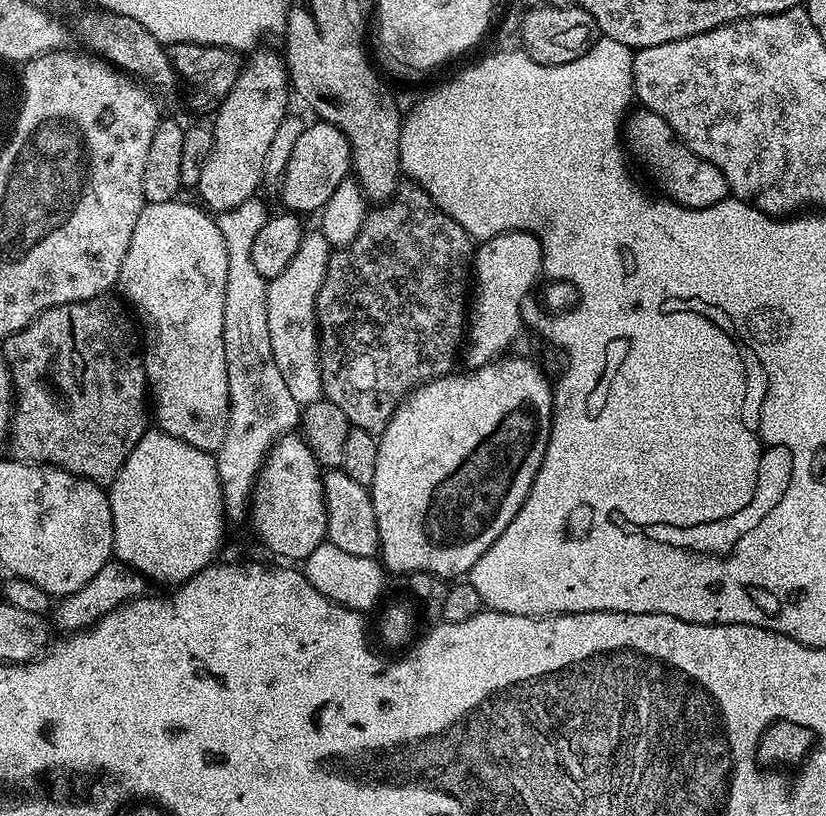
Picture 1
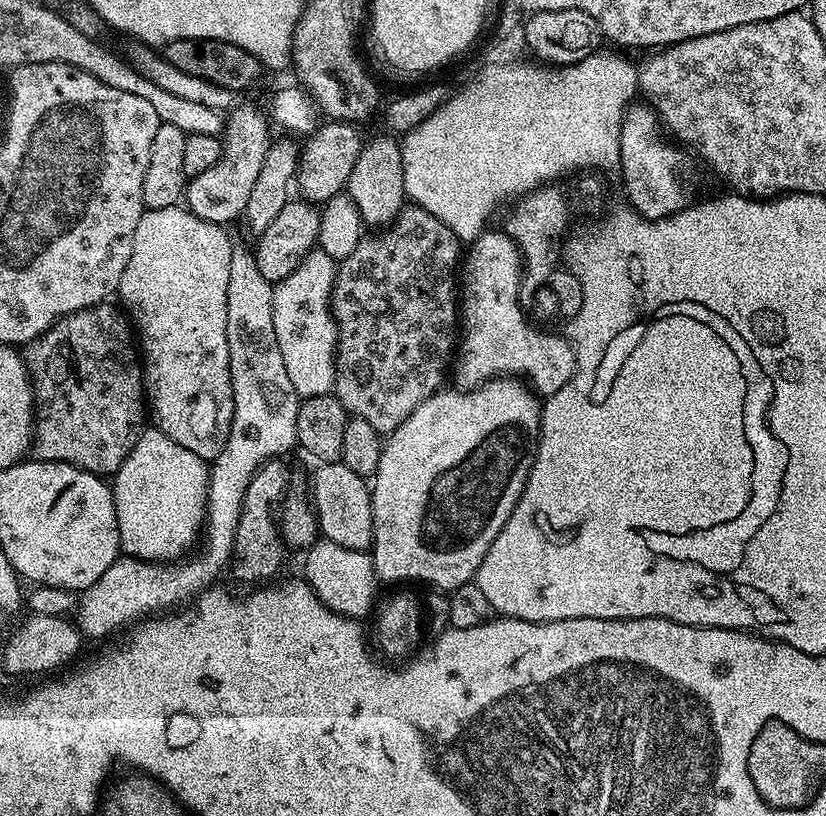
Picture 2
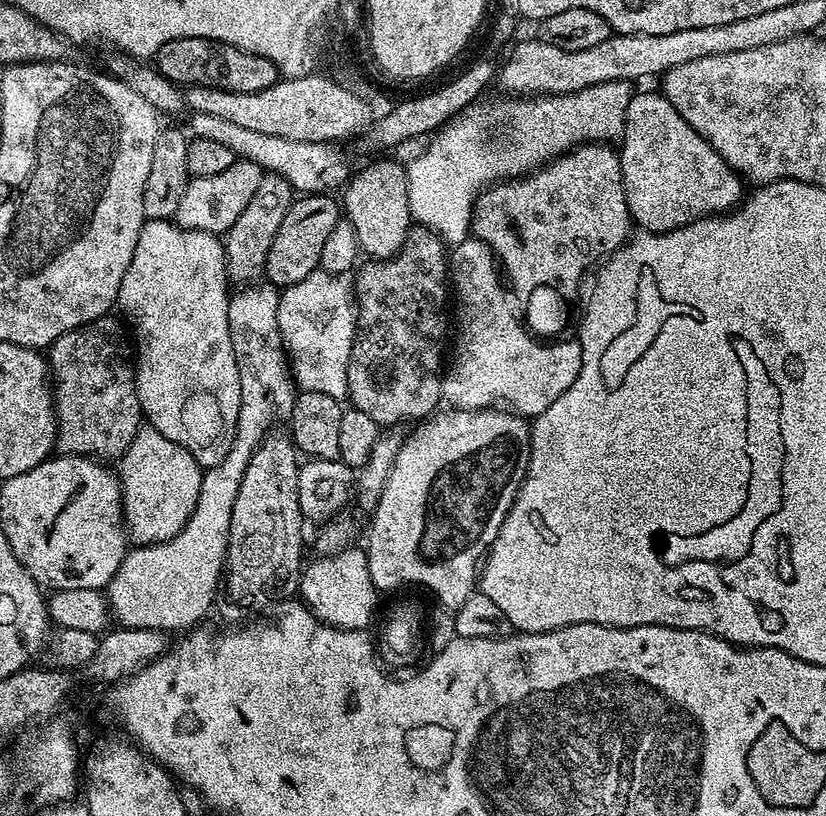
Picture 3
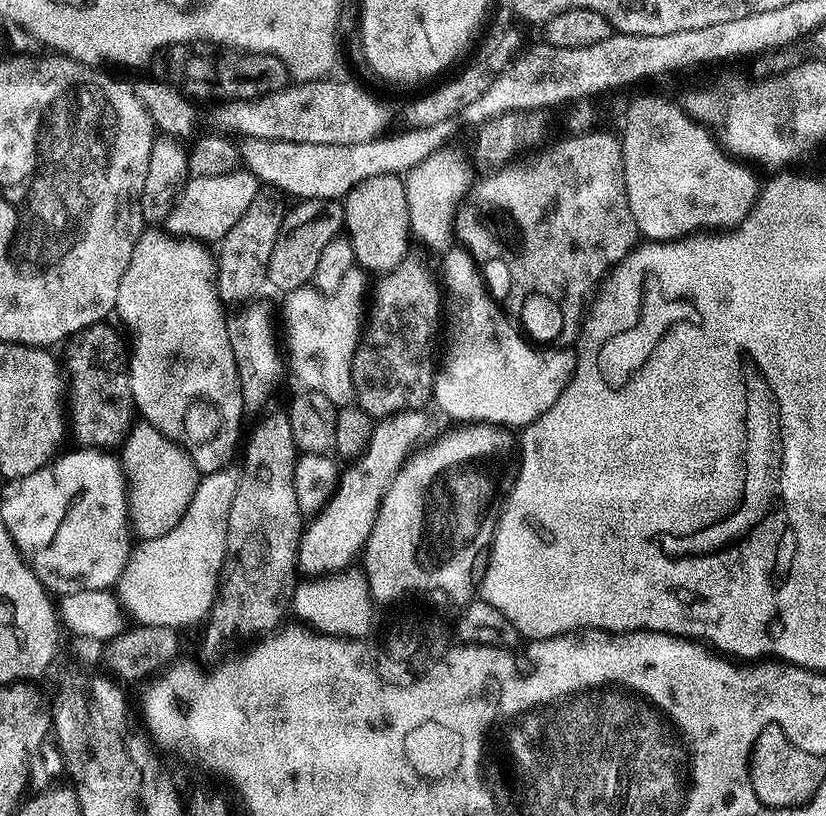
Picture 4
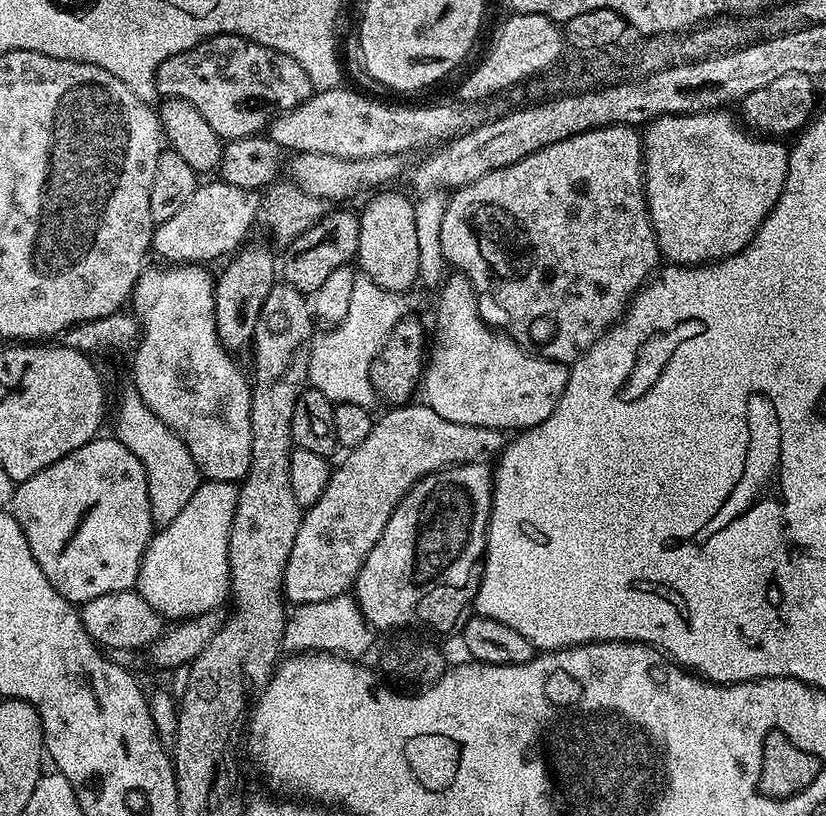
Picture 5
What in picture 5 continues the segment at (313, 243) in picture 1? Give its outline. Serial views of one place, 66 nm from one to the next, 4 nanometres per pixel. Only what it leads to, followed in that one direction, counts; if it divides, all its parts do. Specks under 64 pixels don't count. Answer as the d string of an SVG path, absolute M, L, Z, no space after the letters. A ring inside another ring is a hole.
M357 274L354 278L354 286L350 293L350 306L346 309L346 316L340 324L331 330L315 337L310 344L310 355L308 357L308 384L317 388L333 405L353 404L371 409L372 403L377 403L376 391L372 389L370 382L370 366L379 356L382 346L388 340L388 335L394 330L394 326L409 315L412 304L407 295L399 292L387 292L378 286L378 282L371 280L369 276Z

